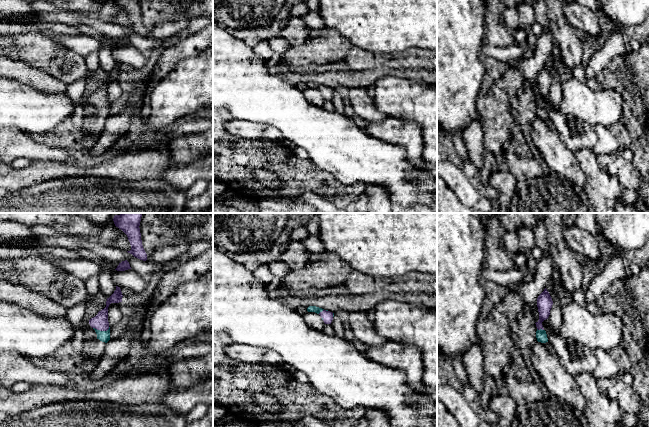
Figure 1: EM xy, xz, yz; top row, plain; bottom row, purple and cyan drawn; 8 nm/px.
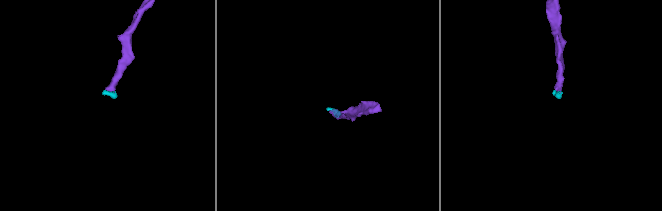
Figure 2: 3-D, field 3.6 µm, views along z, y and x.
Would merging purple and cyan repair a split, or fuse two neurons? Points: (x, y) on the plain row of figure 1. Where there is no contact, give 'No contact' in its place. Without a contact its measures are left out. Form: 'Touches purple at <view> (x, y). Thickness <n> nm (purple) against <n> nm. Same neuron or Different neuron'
Touches purple at xy (101, 106). Thickness 130 nm (purple) against 90 nm. Same neuron

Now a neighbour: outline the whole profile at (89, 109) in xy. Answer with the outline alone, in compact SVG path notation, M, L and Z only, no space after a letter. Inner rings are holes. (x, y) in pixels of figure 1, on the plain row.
M83 95L81 98L81 105L83 107L85 117L93 117L97 115L95 106L90 102L89 97Z

